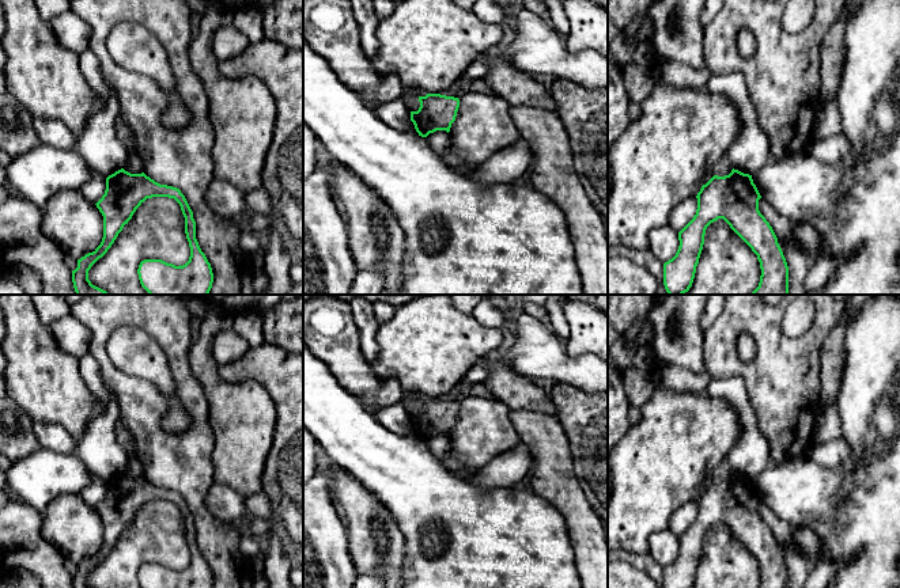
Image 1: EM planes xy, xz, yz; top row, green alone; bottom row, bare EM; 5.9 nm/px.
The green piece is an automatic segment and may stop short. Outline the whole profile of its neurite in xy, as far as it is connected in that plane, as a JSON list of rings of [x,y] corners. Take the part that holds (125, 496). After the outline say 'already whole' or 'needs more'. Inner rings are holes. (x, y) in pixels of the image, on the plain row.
[[[124,473],[106,482],[106,494],[95,508],[103,520],[103,542],[101,549],[77,564],[77,572],[72,574],[73,588],[91,588],[88,574],[111,551],[124,530],[132,523],[136,513],[152,501],[174,502],[185,521],[185,538],[190,551],[190,561],[185,569],[175,570],[162,564],[144,564],[137,578],[140,588],[212,588],[211,568],[201,555],[196,543],[196,526],[193,516],[179,493],[160,489],[141,478],[131,478]]] | already whole

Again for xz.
[[[427,398],[419,401],[420,411],[411,416],[411,425],[421,441],[427,441],[436,435],[450,436],[460,411],[460,403],[440,398]]] | already whole

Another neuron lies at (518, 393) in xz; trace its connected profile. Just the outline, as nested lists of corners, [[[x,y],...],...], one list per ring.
[[[489,354],[479,361],[488,371],[483,382],[492,397],[510,407],[510,410],[538,410],[557,416],[548,391],[534,380],[514,373],[498,354]]]

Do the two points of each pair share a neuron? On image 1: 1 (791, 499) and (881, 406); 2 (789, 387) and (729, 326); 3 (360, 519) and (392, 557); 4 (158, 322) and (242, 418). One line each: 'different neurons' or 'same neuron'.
1: same neuron
2: same neuron
3: same neuron
4: different neurons

